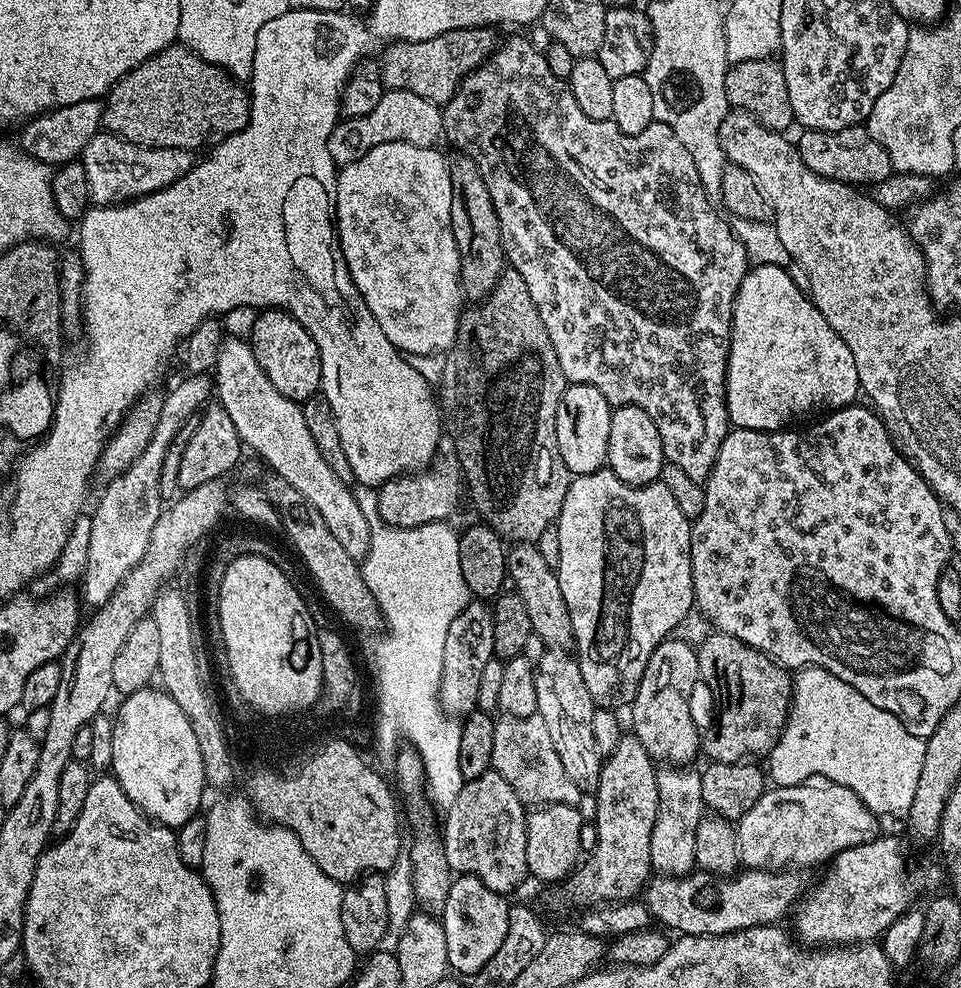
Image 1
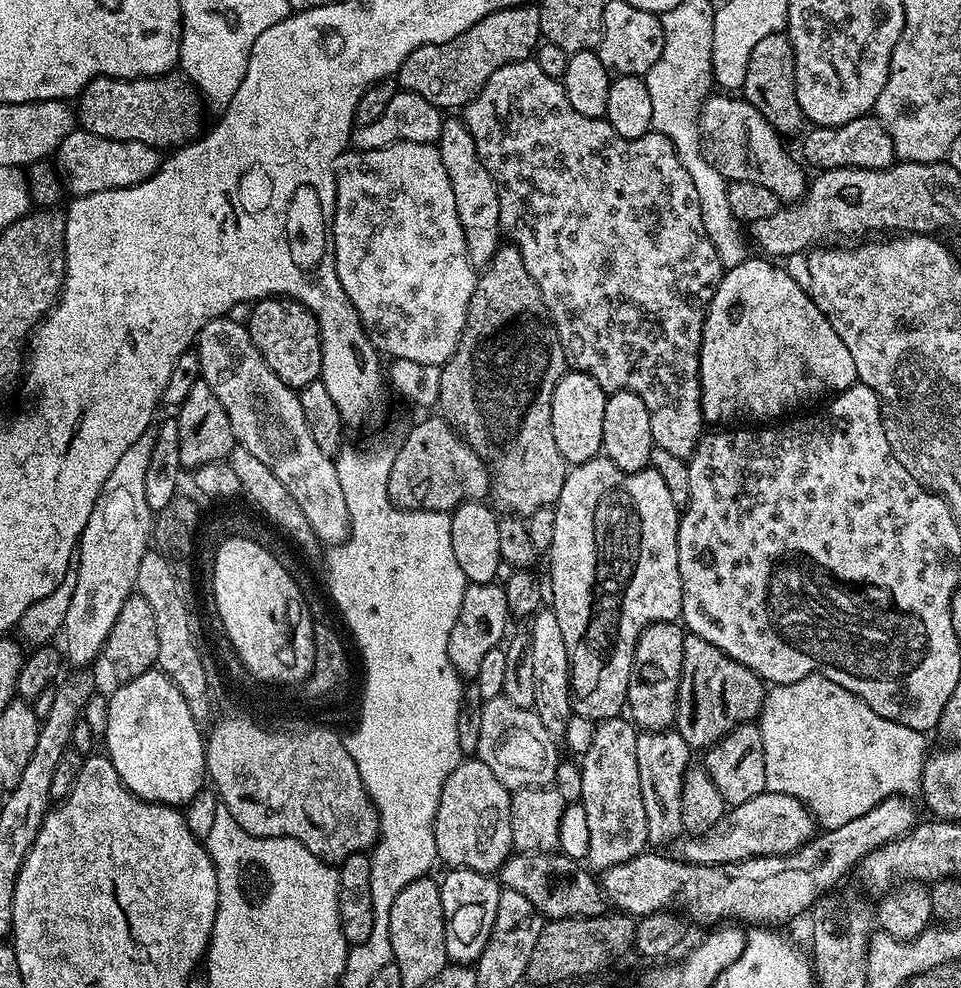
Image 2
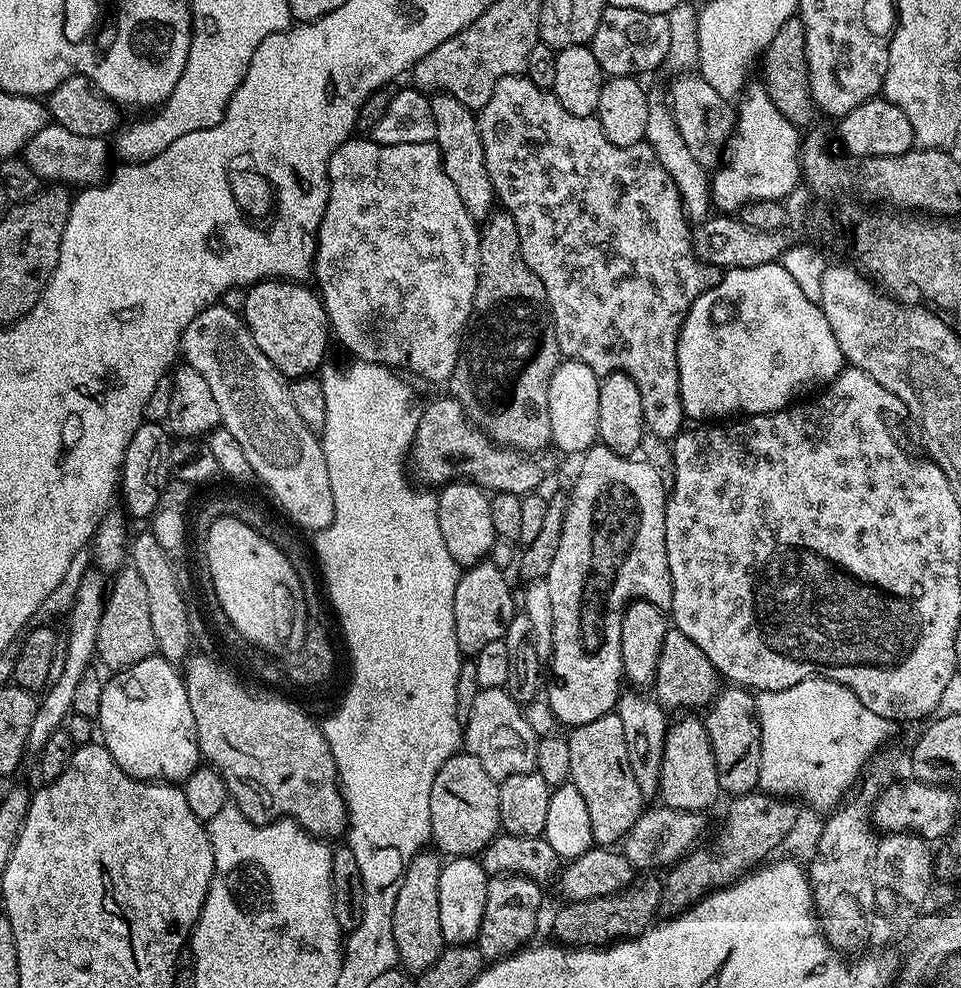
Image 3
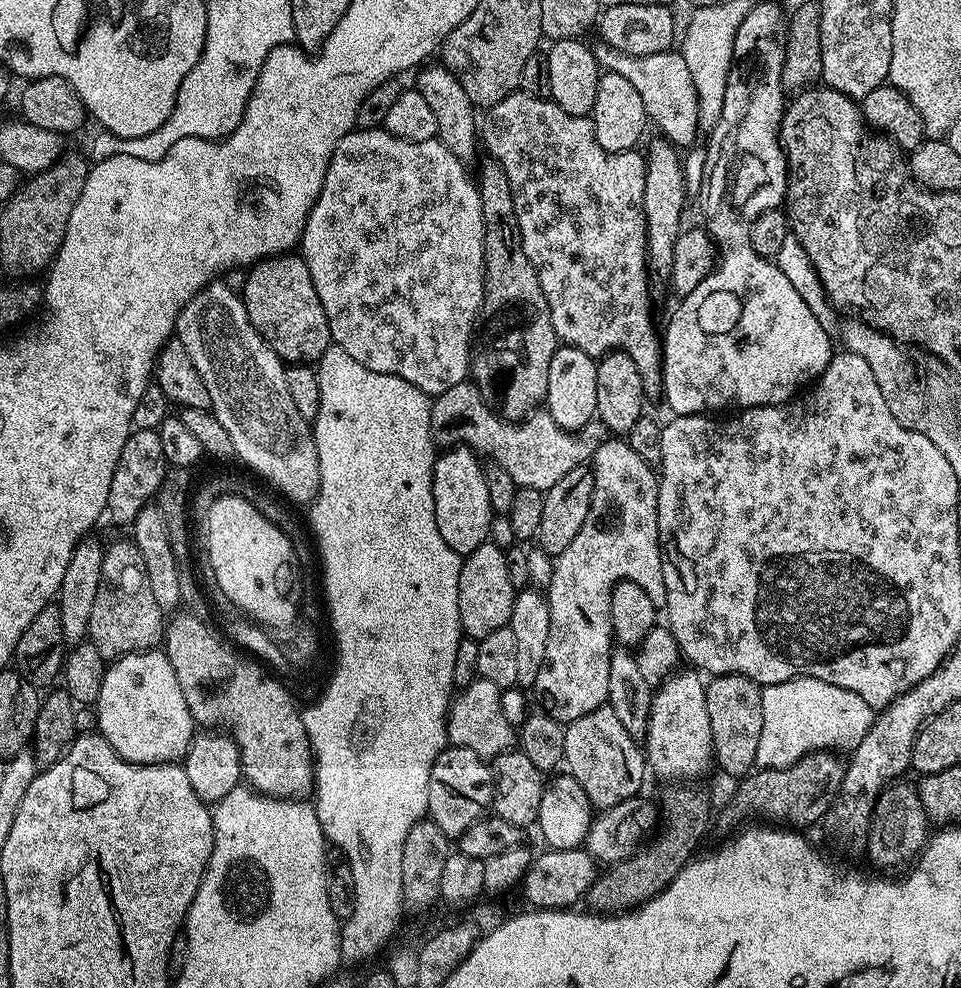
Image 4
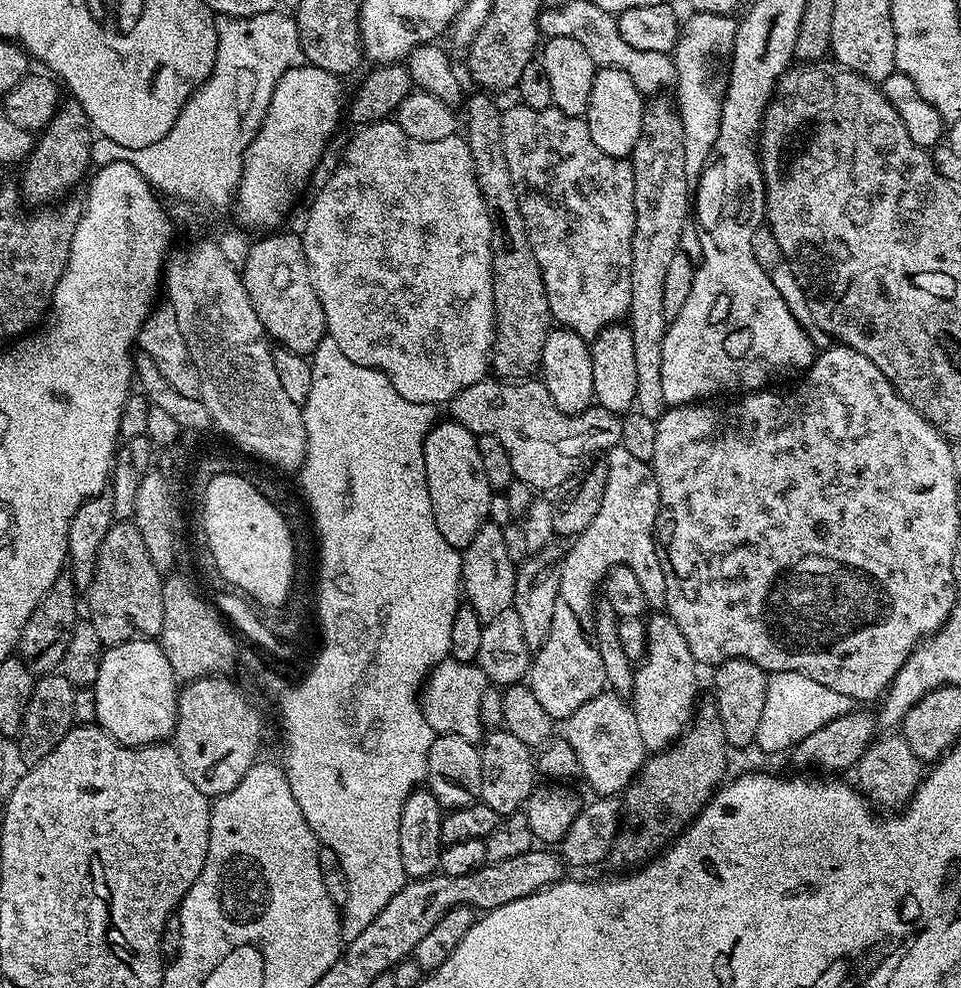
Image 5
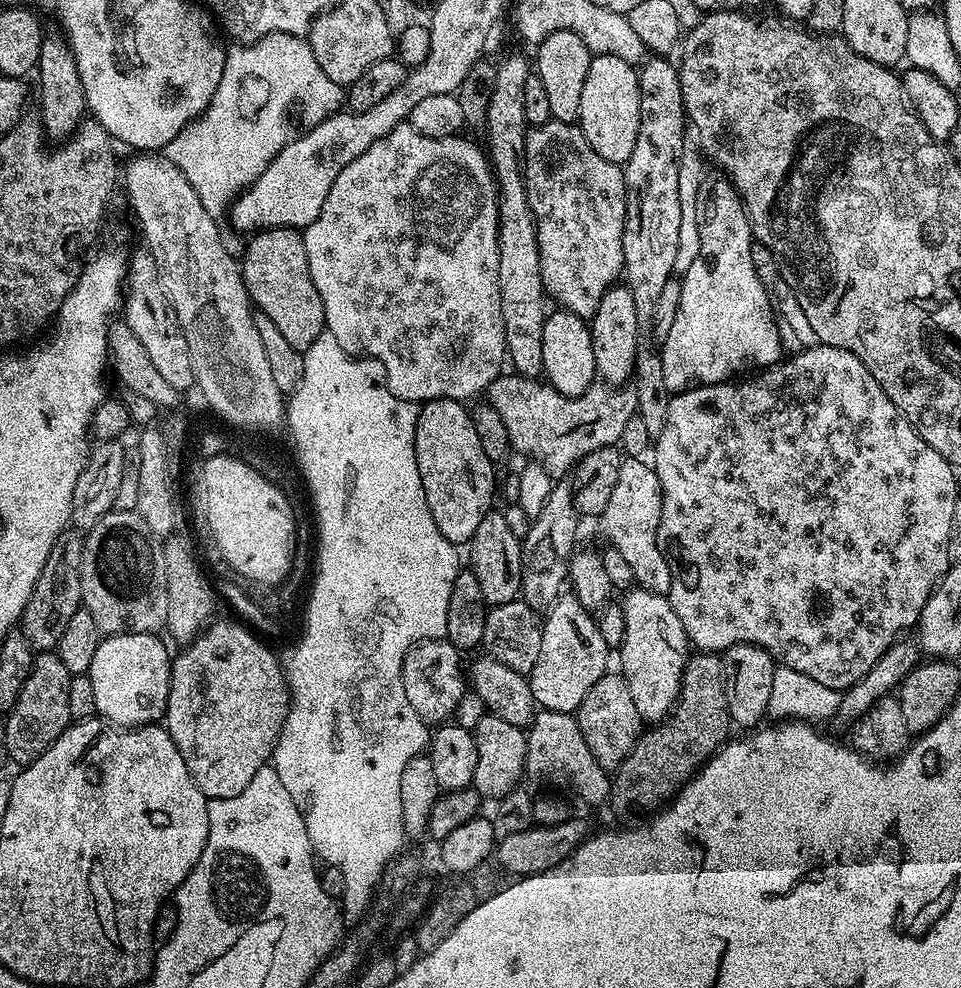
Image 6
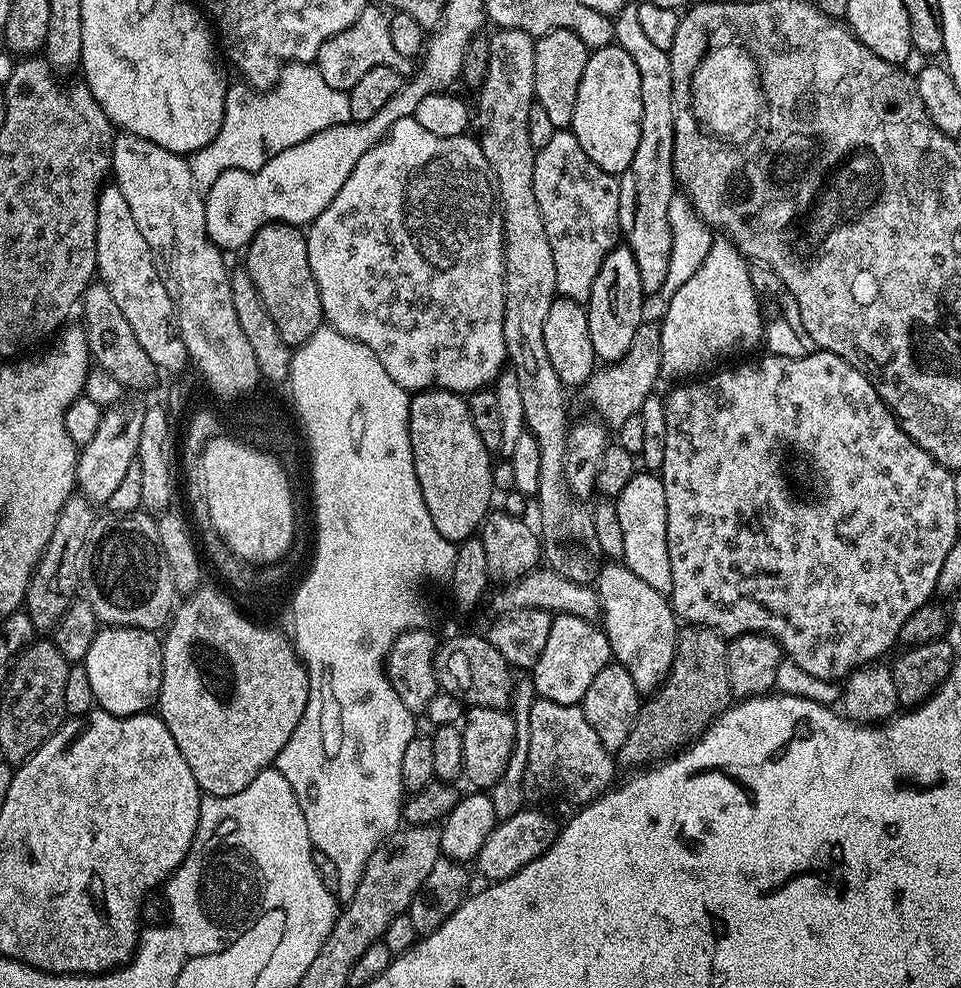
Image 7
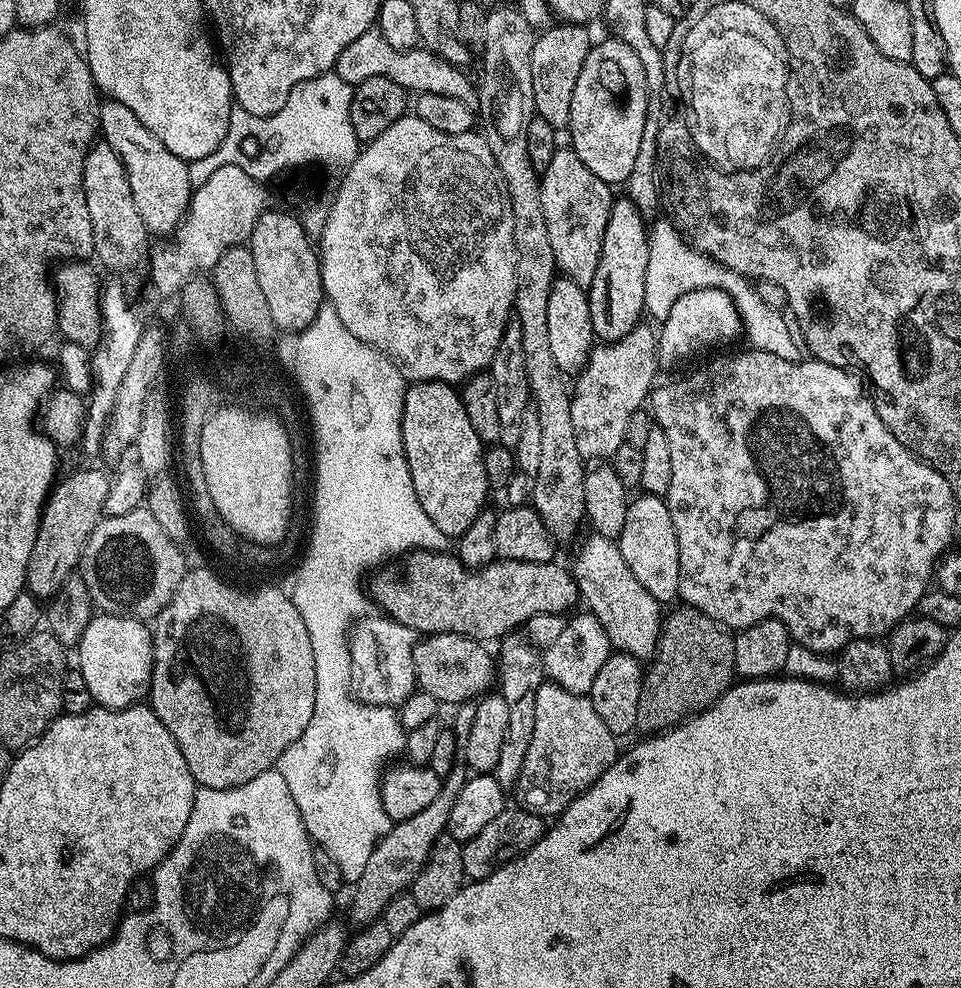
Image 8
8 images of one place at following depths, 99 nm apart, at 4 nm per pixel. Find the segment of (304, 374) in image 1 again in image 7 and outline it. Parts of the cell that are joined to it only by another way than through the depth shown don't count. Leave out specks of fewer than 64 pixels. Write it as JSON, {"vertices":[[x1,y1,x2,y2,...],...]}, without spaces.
{"vertices":[[268,224,254,234,243,256,243,267,254,278,254,286,258,286,258,294,270,310,282,342,289,346,305,344,325,323,318,282,314,282,308,261,307,235,294,224]]}

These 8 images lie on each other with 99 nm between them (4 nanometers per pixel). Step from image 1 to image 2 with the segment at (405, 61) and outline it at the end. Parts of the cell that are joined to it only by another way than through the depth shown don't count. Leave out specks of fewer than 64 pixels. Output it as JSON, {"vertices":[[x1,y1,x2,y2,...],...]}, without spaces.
{"vertices":[[521,2,513,8,503,8,486,14,486,18,482,18,478,22,474,22,474,26,462,30,462,34,458,34,458,38,450,38,450,42,424,44,418,50,414,50,406,58,406,62,402,62,398,73,398,84,403,91,413,92,426,98,426,102,430,102,438,109,456,108,456,110,460,110,478,95,482,86,486,86,486,82,490,78,490,74,494,74,494,70,519,60,529,59,535,53,541,40,539,7,535,3]]}

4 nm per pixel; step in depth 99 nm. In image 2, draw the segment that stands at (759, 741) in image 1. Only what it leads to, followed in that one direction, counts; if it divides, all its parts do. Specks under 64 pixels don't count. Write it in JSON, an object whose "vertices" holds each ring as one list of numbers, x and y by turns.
{"vertices":[[685,635,674,731,682,734,692,749,707,750,739,724,755,721,764,706,765,695,765,681,754,670,730,658,718,646,710,646,706,638]]}

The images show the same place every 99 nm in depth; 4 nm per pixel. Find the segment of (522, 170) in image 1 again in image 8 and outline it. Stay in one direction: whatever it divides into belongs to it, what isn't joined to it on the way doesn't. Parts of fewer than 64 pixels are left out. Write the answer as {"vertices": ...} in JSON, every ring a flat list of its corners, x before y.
{"vertices":[[557,147,550,166,542,170,540,176,540,197,542,198,542,218,546,218,546,234,550,234,550,247,554,250,554,262,559,275,566,280,578,282,587,290,594,282,594,273,598,270,598,258,602,254,602,234,606,234,606,222,610,218,613,189,598,174,590,174,586,162,578,158,571,147]]}

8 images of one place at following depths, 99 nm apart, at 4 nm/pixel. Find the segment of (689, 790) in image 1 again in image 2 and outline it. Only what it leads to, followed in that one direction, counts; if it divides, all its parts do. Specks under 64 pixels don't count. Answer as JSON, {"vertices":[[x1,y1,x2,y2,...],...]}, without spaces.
{"vertices":[[643,730,637,731,638,738,638,778,642,782,642,806,646,806,646,826,648,827,648,843,652,846,660,846,656,844,668,844,676,835,681,835,684,832,684,822,682,820,682,786,684,785,684,776,688,773,690,765,693,763,694,749,682,738,682,734,678,734,674,730,665,730,662,732,646,732]]}

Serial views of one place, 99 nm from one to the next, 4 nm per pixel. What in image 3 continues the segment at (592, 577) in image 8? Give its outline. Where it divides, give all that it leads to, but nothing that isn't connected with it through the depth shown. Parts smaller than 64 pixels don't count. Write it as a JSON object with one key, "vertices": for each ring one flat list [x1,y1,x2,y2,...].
{"vertices":[[684,714,680,721,673,723,668,730,666,746,662,754,660,771,659,799,667,807,683,812,703,813,721,795,718,770,710,746,708,731,703,719,696,714]]}

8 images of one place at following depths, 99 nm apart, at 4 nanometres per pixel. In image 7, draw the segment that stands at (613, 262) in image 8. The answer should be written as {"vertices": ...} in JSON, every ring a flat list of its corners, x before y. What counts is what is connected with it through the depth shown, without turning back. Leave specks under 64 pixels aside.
{"vertices":[[617,246,602,262,602,270,598,270,598,278,594,278,594,290,590,290,590,298,586,301,588,309,588,325,590,326,590,343,594,345,597,361,605,365,615,364,630,350,630,342,634,342,634,334,638,334,638,326,645,319,644,300,646,293,642,290,642,278,638,278,638,262,634,262,634,254,626,246]]}

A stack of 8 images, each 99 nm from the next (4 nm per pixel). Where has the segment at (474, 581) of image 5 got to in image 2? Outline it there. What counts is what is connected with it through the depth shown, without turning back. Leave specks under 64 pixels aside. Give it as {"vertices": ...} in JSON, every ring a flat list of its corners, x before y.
{"vertices":[[499,583,468,585,468,589,462,594,462,606,454,622,454,630,450,630,448,643,448,657,459,676,476,677,480,664,486,659,486,654,501,647,505,639,504,631,508,628,508,620,510,621,510,613,506,594]]}

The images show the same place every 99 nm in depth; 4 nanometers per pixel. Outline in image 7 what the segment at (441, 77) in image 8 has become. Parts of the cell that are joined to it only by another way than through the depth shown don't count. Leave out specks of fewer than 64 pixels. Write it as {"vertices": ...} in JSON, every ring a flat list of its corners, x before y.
{"vertices":[[370,6,362,10,362,14,358,14,358,18,350,26,346,26,346,30,322,42,322,50,316,55,314,66,322,74,322,78,326,78,326,83,334,86,334,90,350,91,354,82,359,82,368,71,374,70,374,66,390,66,401,74,413,71,413,61,407,56,398,54,393,45,388,25,390,16,383,7,381,8]]}

